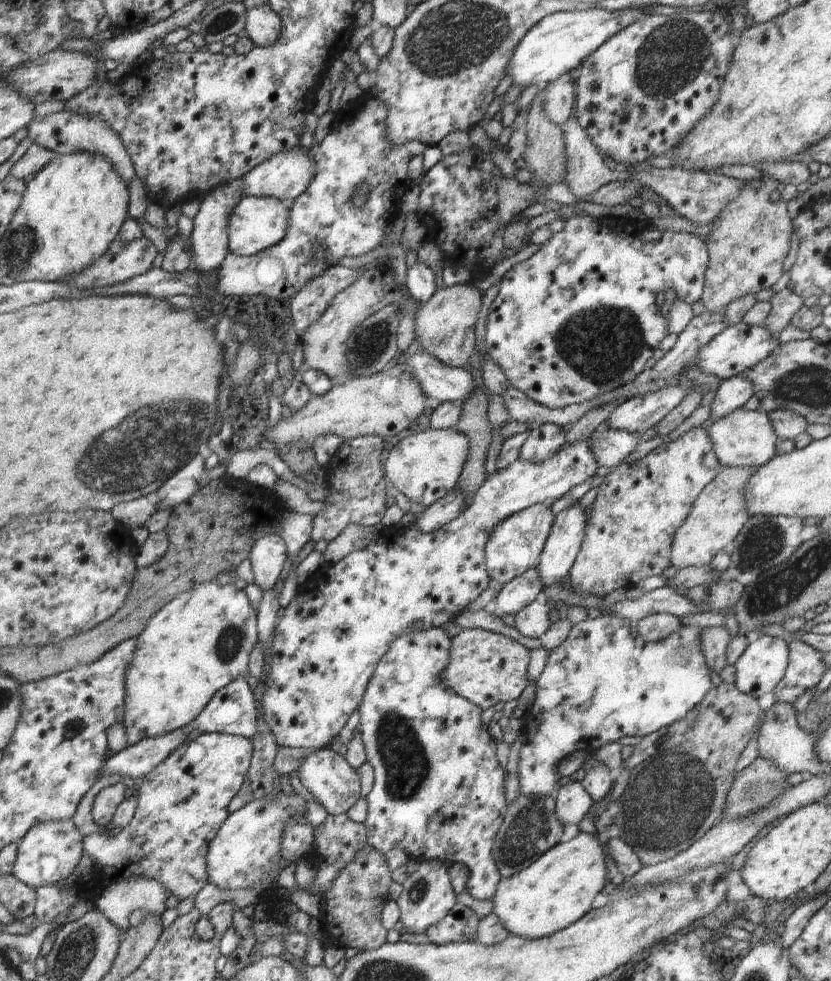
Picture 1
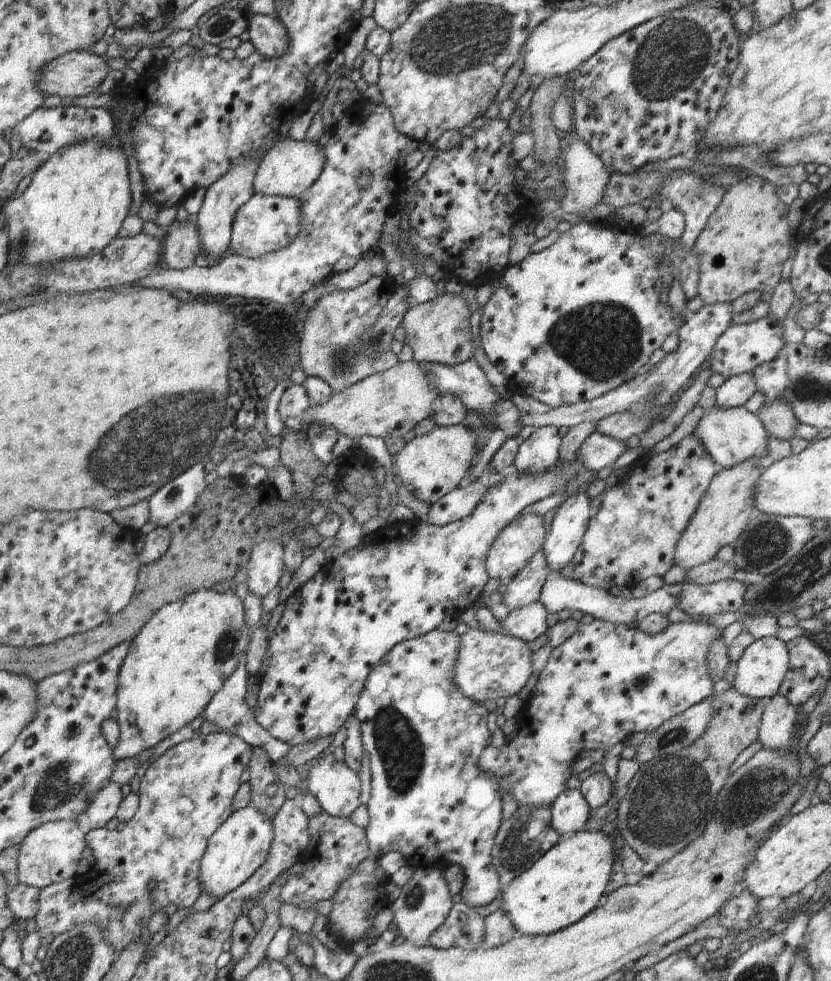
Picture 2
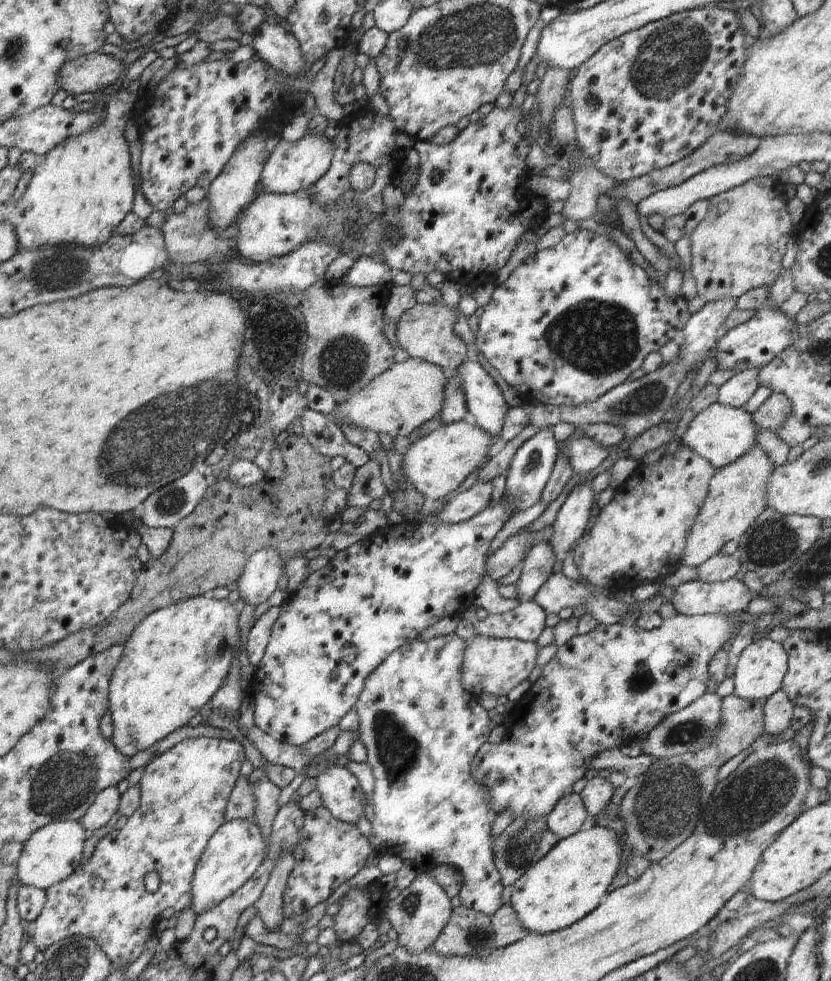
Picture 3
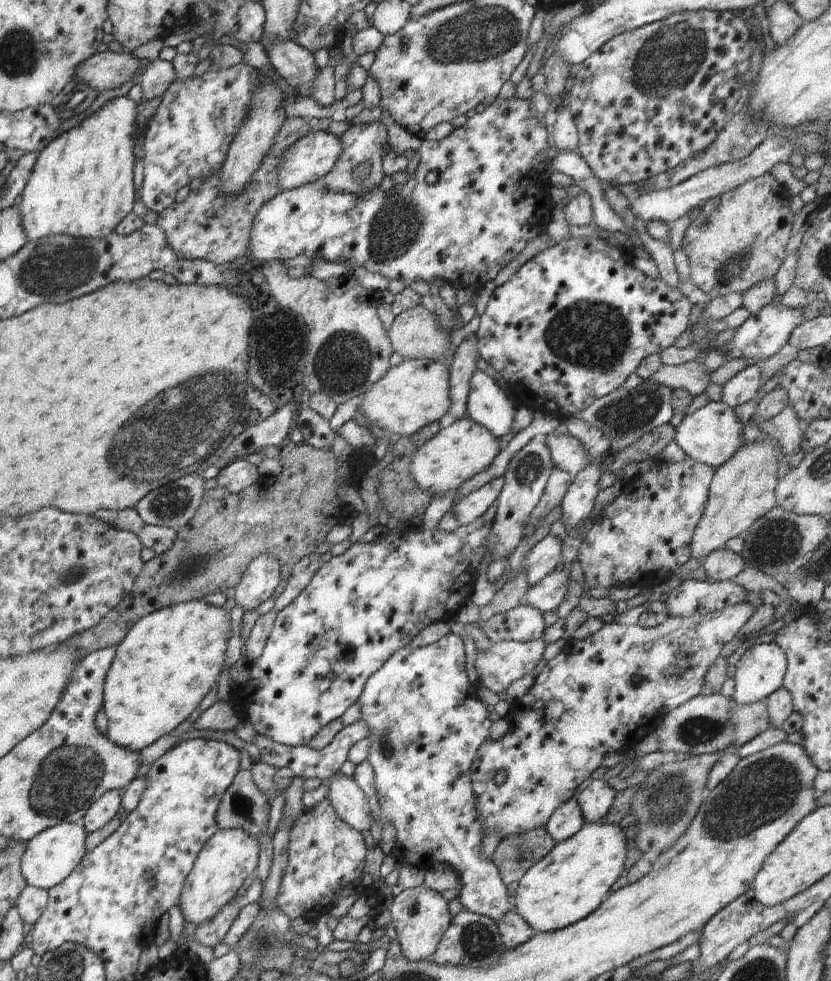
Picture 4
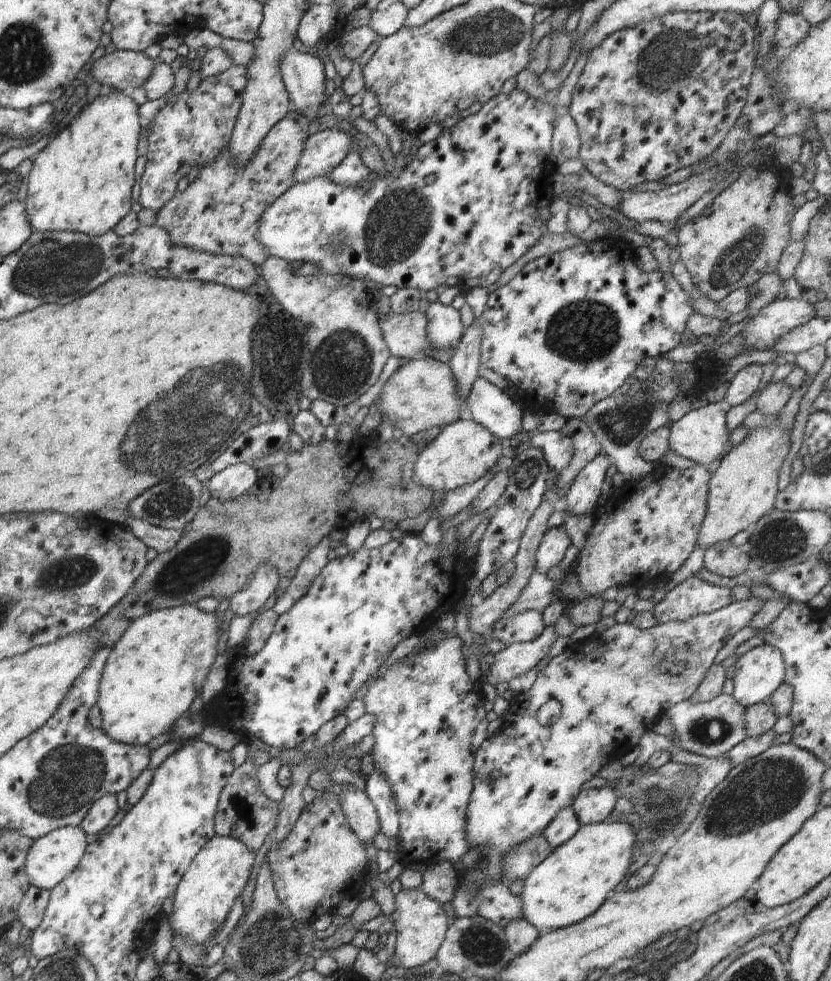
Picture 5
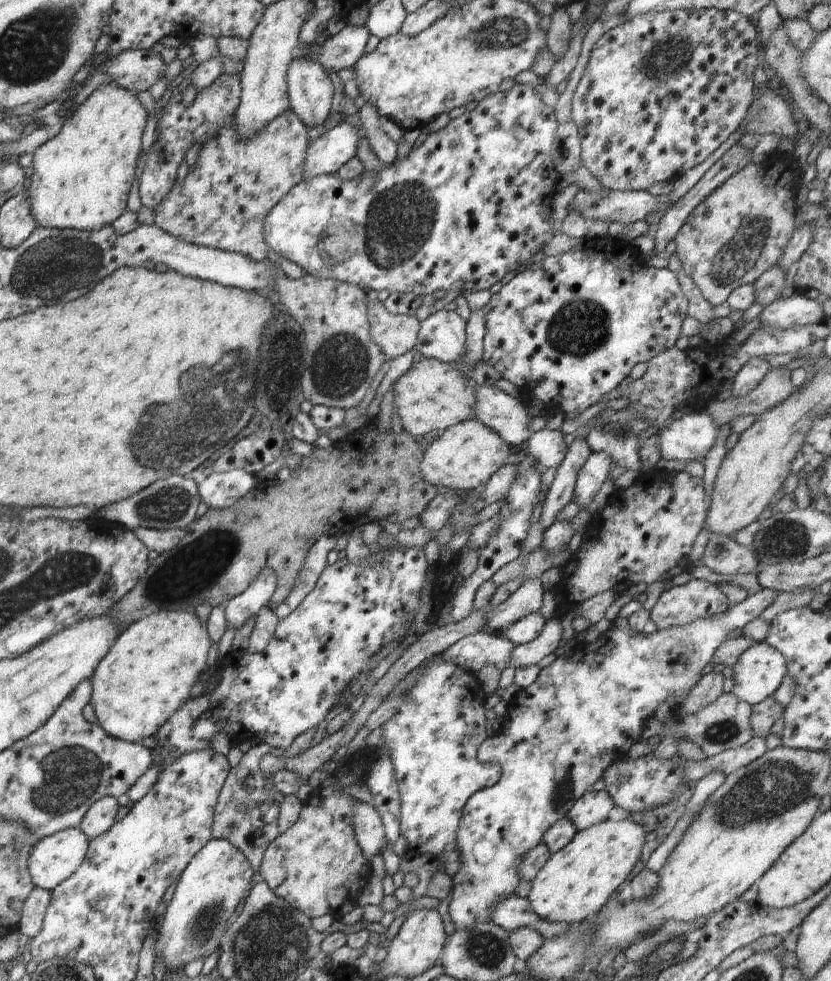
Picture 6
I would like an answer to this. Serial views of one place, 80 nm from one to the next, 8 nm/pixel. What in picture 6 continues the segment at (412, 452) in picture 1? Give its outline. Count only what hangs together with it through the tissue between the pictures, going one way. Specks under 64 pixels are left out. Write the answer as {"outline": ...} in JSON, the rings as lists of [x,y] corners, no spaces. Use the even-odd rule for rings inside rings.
{"outline":[[[470,419],[451,426],[440,433],[438,440],[423,453],[419,464],[419,473],[430,484],[446,486],[446,488],[467,491],[481,489],[490,477],[507,463],[509,451],[513,448],[500,438],[493,430],[484,426],[480,421]]]}

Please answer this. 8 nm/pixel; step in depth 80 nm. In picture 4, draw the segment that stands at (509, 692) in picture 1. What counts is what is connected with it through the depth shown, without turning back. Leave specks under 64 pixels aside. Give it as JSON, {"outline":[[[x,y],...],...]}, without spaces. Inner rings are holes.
{"outline":[[[540,638],[528,642],[502,641],[494,643],[484,653],[477,654],[477,673],[479,684],[492,692],[507,690],[510,683],[532,673],[543,658],[545,640]]]}

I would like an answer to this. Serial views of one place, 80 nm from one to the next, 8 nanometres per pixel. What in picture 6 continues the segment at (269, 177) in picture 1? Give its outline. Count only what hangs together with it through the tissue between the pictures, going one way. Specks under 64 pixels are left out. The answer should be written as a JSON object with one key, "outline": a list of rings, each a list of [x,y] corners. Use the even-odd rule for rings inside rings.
{"outline":[[[344,121],[310,142],[303,170],[305,179],[337,174],[348,159],[356,157],[362,136],[362,131]]]}

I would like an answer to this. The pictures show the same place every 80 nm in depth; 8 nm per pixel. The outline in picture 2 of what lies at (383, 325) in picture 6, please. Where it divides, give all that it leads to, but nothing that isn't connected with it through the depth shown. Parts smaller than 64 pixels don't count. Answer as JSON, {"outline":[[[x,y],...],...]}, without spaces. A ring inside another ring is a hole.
{"outline":[[[444,293],[434,300],[425,303],[412,302],[412,306],[406,311],[401,326],[405,330],[405,342],[413,350],[413,359],[420,358],[425,362],[440,362],[443,365],[457,365],[464,361],[472,360],[474,347],[471,340],[470,316],[471,312],[461,294],[454,297]]]}

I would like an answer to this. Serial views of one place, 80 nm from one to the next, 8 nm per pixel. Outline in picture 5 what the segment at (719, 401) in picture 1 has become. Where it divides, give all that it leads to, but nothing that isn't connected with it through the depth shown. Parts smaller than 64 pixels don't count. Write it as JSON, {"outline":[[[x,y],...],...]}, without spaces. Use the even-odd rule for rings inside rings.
{"outline":[[[752,363],[736,373],[726,390],[723,405],[727,408],[746,402],[760,386],[762,380],[762,365]]]}

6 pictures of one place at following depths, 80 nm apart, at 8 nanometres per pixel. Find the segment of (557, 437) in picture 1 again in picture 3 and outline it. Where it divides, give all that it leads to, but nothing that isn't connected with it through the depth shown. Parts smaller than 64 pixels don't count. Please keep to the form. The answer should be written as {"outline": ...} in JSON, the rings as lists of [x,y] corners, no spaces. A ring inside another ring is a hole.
{"outline":[[[542,428],[516,451],[505,475],[506,486],[503,492],[505,504],[511,509],[512,516],[541,500],[541,492],[550,478],[558,455],[559,444],[554,439],[552,428]]]}

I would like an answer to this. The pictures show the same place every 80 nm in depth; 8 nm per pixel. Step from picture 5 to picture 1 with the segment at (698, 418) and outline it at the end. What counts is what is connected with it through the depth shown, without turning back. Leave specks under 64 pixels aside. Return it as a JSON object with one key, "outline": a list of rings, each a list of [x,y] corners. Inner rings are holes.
{"outline":[[[738,408],[726,418],[720,418],[714,422],[711,422],[709,417],[700,427],[710,436],[714,444],[714,454],[724,467],[758,468],[770,462],[776,454],[778,436],[772,428],[768,414],[760,409],[748,411]]]}

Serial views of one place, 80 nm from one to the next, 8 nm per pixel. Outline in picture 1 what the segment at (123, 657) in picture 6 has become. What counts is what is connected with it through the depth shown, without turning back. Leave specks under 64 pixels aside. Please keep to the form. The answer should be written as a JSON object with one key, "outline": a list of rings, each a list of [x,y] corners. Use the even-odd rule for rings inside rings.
{"outline":[[[216,581],[202,583],[158,609],[137,639],[136,650],[125,674],[122,724],[126,728],[127,747],[138,744],[142,739],[183,729],[206,708],[214,694],[234,678],[243,676],[250,682],[247,671],[249,656],[259,640],[257,610],[248,601],[245,591],[236,589],[233,582],[224,586]]]}

